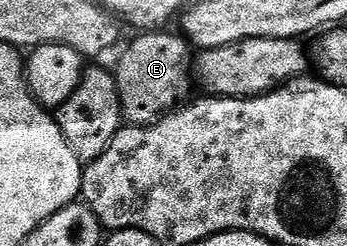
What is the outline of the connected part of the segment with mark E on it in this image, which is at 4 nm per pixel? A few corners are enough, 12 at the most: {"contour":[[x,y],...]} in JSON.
{"contour":[[141,32],[115,65],[126,123],[147,126],[195,86],[180,33]]}

